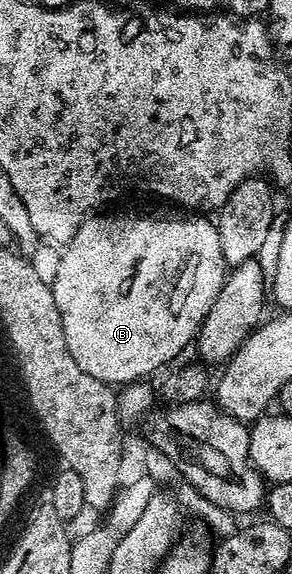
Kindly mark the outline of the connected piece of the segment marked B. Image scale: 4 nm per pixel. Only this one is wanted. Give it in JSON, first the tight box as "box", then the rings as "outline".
{"box":[52,212,228,383],"outline":[[[103,212],[101,215],[91,215],[84,218],[78,225],[78,230],[71,235],[61,250],[62,258],[58,261],[58,270],[52,277],[52,288],[54,290],[54,299],[56,307],[62,320],[62,331],[66,340],[66,347],[72,359],[92,379],[115,383],[114,381],[134,381],[137,379],[146,379],[149,373],[157,371],[161,365],[169,366],[174,356],[185,347],[186,344],[193,342],[198,336],[198,328],[202,326],[203,319],[208,315],[220,287],[226,281],[228,266],[222,248],[220,247],[220,235],[218,226],[213,220],[210,221],[206,215],[182,215],[186,217],[154,217],[150,218],[148,214],[142,213],[139,217],[117,217],[114,213]]]}

